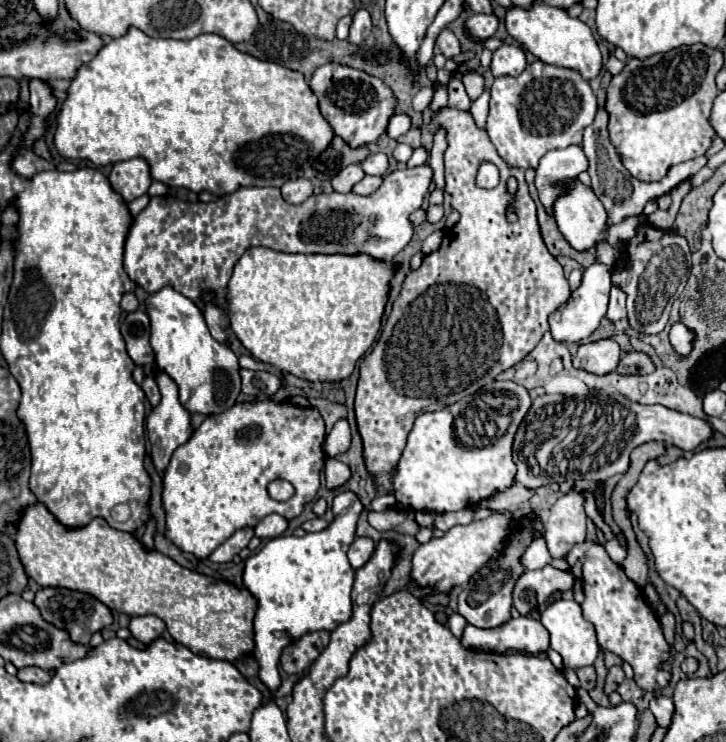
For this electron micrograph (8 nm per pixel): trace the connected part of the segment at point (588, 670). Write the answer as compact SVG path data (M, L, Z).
M594 666L578 668L576 674L578 674L578 678L580 678L582 688L586 688L586 690L592 690L592 688L594 688L594 684L596 684L596 672L594 672Z

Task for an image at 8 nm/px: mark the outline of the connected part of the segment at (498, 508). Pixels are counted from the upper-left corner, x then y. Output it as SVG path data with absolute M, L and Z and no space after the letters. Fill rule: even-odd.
M514 484L514 486L510 486L510 488L504 490L504 492L494 492L492 496L484 498L484 500L478 504L478 508L488 508L488 510L492 510L492 512L514 512L514 510L518 510L520 506L524 506L524 504L530 500L530 496L532 496L532 494L530 494L524 486Z

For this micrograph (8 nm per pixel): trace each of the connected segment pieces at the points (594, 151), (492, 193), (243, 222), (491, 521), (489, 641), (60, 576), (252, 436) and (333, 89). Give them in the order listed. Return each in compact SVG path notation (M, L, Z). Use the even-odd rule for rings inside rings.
M598 108L594 124L584 130L584 142L582 142L584 154L588 158L588 174L592 178L592 186L590 188L594 190L598 200L604 204L606 214L608 214L606 228L610 228L614 224L620 224L628 216L640 214L648 200L656 200L662 194L668 194L680 182L688 180L702 166L706 166L706 156L698 156L698 158L692 158L692 160L686 160L686 162L680 162L680 164L672 166L668 170L668 174L662 180L658 180L658 182L640 182L640 180L628 176L628 172L624 172L624 166L620 164L620 160L616 156L616 148L612 148L612 144L608 144L608 128L606 126L608 126L608 112L604 112L604 108Z
M442 108L434 112L428 130L436 134L440 128L446 130L448 142L444 152L444 190L452 196L452 208L460 212L460 220L454 228L444 232L440 248L424 256L422 266L406 276L376 348L358 362L360 380L354 404L356 422L364 442L366 466L376 478L376 488L382 492L388 492L384 476L388 476L388 468L396 468L414 420L424 412L446 408L478 392L500 372L516 366L548 330L548 314L566 304L572 292L562 274L562 266L542 240L536 204L528 194L524 170L508 166L498 156L488 132L476 126L470 112L458 108ZM484 160L494 162L500 170L500 184L492 190L476 186L476 170ZM510 176L518 178L516 194L508 194L506 190L506 180ZM508 206L514 208L518 216L516 222L506 220Z
M430 166L404 168L384 176L382 186L368 196L352 196L350 194L314 194L302 204L288 204L280 188L240 188L234 194L222 196L218 202L182 202L172 196L150 198L148 206L134 216L126 244L124 244L124 270L130 280L142 286L148 294L158 292L164 286L174 286L180 294L192 298L198 308L204 308L204 300L200 300L204 290L212 290L220 306L226 308L226 284L232 276L232 268L236 260L250 246L266 246L280 252L302 252L302 254L368 254L386 264L410 242L412 238L412 222L410 214L422 206L424 194L432 182Z
M492 514L486 520L474 520L466 526L450 528L442 538L430 538L412 554L412 568L408 580L416 588L428 588L434 594L446 594L454 586L464 586L488 560L500 556L504 540L508 538L508 514Z
M518 616L510 618L498 628L476 628L466 624L464 636L460 640L466 648L482 652L526 652L526 654L544 654L550 646L548 630L534 618Z
M36 502L26 506L20 512L20 518L14 522L14 546L24 562L26 574L40 584L42 588L68 588L76 592L84 592L106 604L110 610L122 612L130 618L154 614L164 620L170 636L190 648L192 652L216 658L216 660L236 660L248 652L252 652L252 620L256 614L256 600L248 590L238 590L228 582L218 582L210 576L192 572L182 568L172 558L160 554L158 550L146 552L142 544L128 532L114 530L102 518L90 520L80 528L66 528L58 522L58 518L42 504Z
M240 402L220 414L208 416L192 438L174 450L172 460L164 470L162 508L166 512L166 538L196 558L208 558L236 530L252 528L268 514L276 512L286 520L300 516L304 506L316 498L320 488L324 438L326 426L320 412L316 408L300 408L290 402ZM272 480L292 482L296 494L286 502L272 500L268 496L268 484Z
M324 64L312 74L308 86L318 96L318 108L332 126L334 134L338 134L352 148L376 142L386 132L396 100L382 80L342 64Z

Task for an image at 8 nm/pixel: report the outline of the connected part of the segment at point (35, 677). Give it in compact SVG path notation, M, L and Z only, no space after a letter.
M22 668L18 670L18 678L22 682L30 682L30 684L46 684L50 682L50 674L42 668Z

